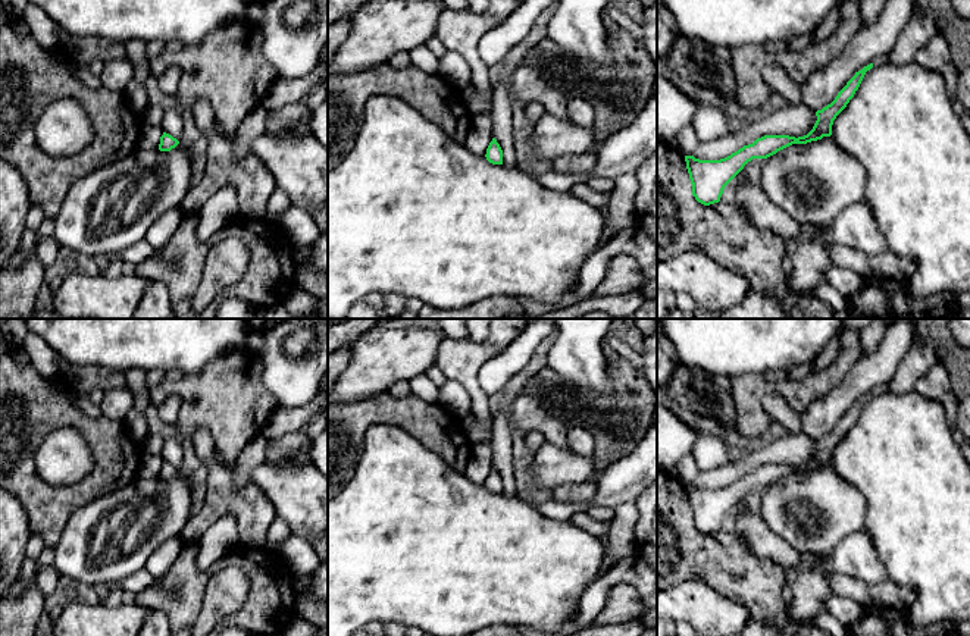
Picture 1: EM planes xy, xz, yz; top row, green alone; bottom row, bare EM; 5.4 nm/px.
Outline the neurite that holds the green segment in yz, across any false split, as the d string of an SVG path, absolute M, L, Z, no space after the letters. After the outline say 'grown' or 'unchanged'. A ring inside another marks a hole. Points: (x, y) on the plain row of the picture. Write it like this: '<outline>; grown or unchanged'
M873 392L855 401L855 404L838 422L835 429L816 441L817 449L813 458L804 466L764 464L720 489L700 489L694 485L685 485L695 529L704 535L719 532L725 516L752 488L767 488L792 473L807 473L822 469L823 466L830 466L833 449L847 436L858 419L866 401L872 397Z; unchanged

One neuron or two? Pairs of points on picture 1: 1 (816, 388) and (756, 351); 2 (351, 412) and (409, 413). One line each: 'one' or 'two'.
1: two
2: one

